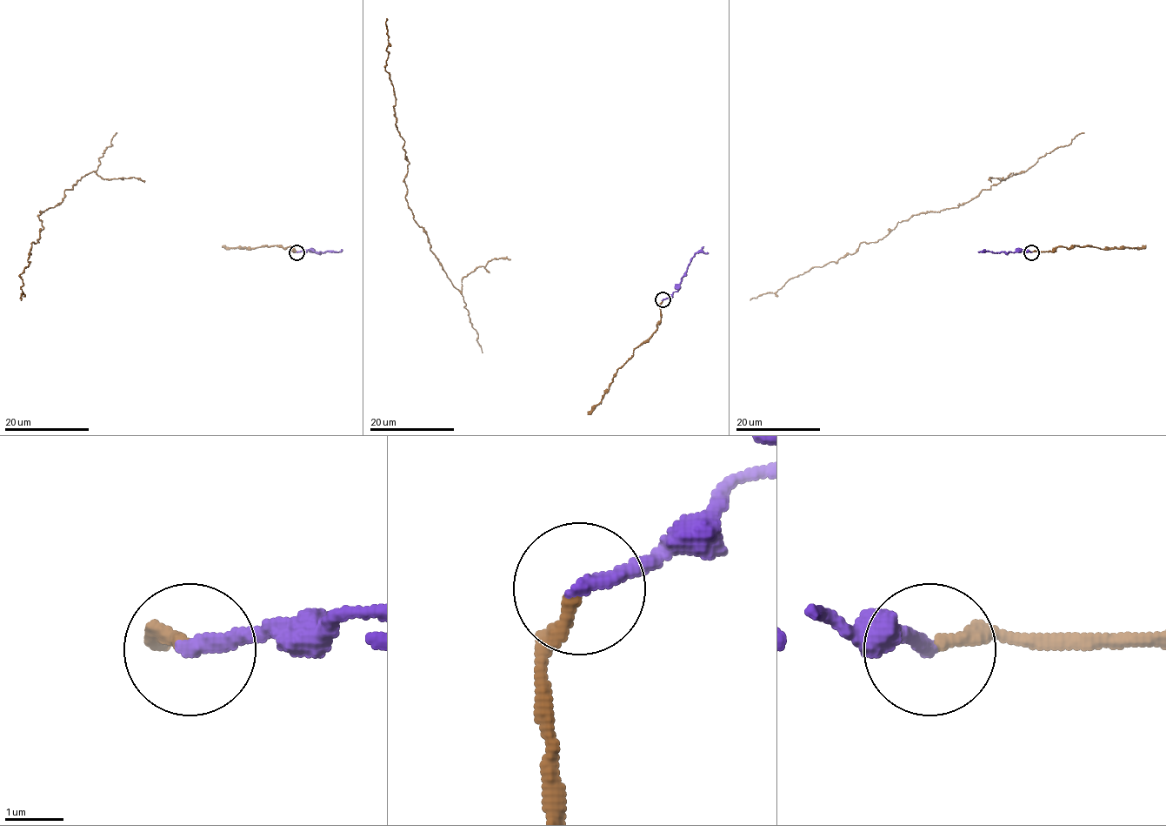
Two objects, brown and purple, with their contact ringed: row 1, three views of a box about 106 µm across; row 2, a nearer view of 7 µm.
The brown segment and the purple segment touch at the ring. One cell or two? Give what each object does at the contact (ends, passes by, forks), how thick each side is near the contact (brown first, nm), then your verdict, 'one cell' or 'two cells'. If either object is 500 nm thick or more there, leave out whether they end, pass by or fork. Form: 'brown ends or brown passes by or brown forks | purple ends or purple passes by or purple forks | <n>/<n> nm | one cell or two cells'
brown ends | purple ends | 240/280 nm | one cell

